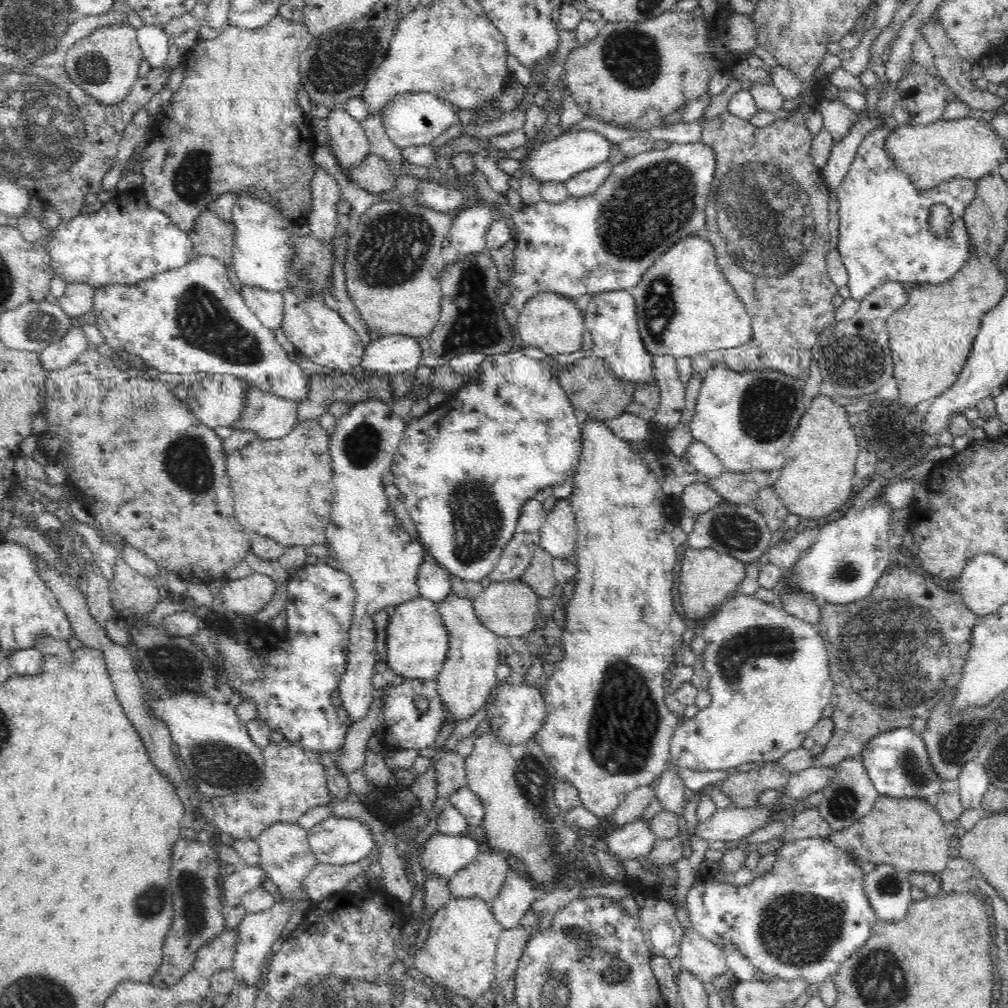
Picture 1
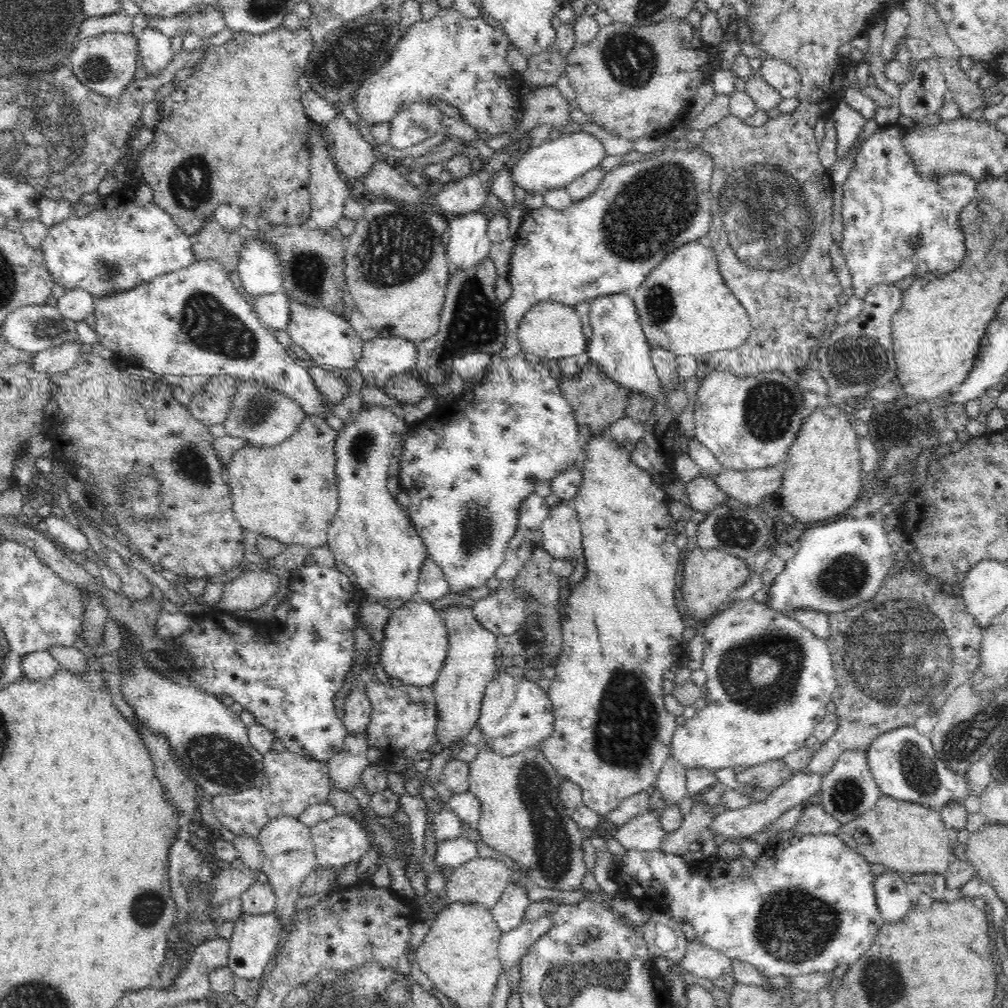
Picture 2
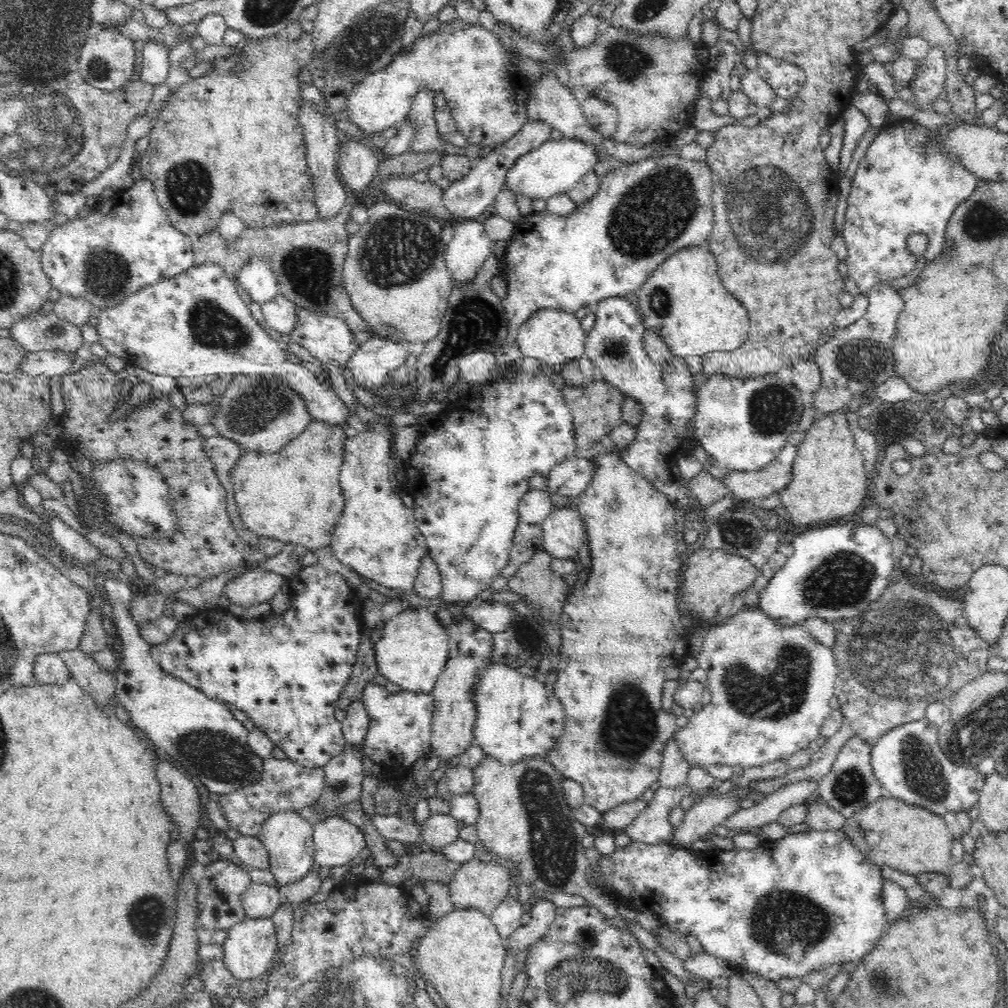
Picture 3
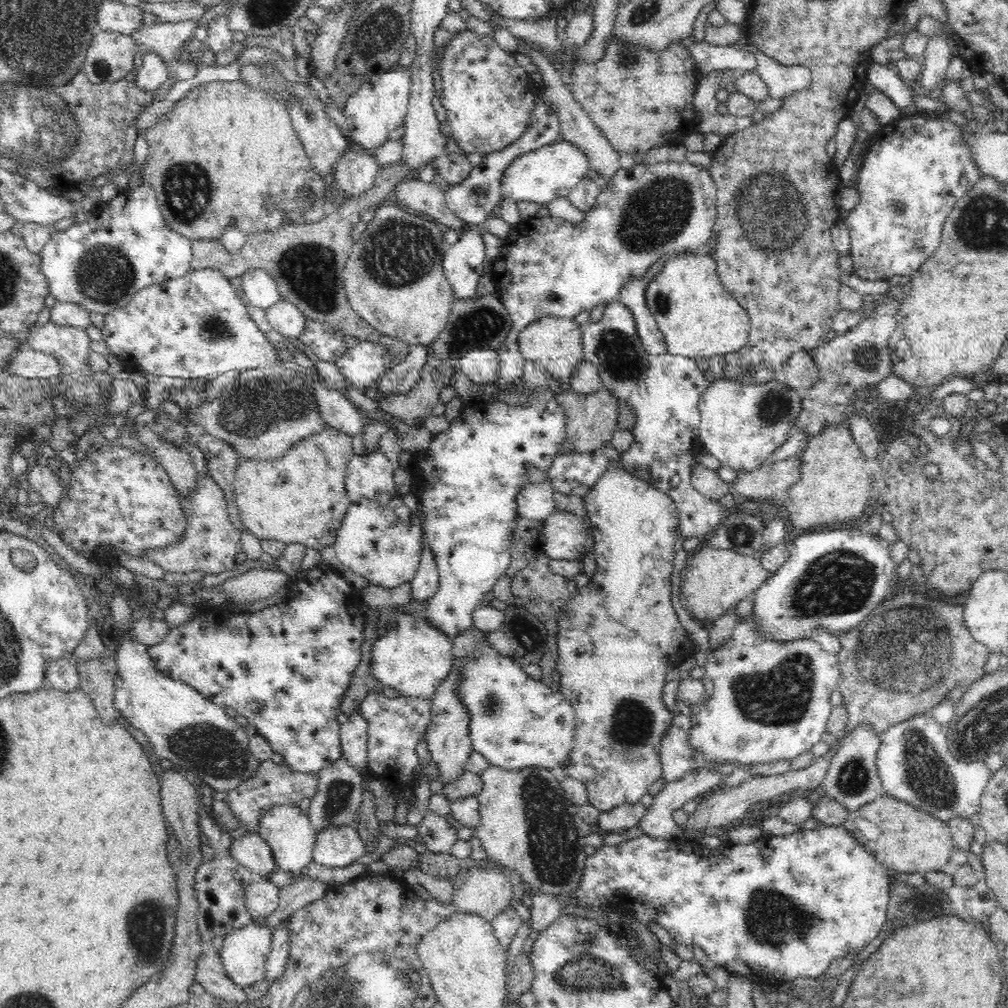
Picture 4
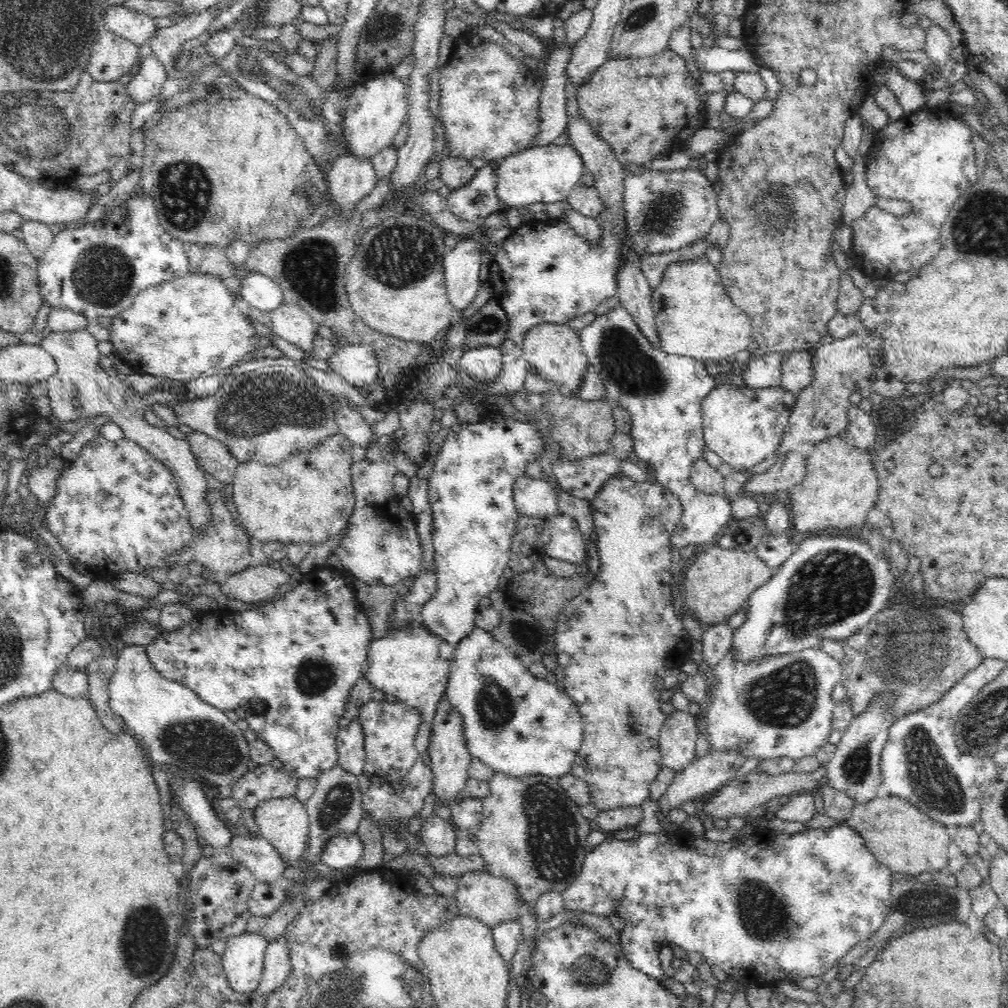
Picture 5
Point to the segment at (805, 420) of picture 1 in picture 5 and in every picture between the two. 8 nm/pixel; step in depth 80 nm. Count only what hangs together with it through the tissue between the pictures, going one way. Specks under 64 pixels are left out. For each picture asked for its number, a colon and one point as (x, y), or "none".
2: (823, 477)
3: (829, 481)
4: (834, 486)
5: (841, 486)

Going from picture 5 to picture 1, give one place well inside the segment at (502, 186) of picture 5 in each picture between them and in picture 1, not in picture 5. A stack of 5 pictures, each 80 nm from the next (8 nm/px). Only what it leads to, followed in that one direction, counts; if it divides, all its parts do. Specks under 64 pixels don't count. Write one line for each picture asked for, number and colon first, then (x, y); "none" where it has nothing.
1: (571, 152)
2: (555, 163)
3: (554, 167)
4: (551, 172)

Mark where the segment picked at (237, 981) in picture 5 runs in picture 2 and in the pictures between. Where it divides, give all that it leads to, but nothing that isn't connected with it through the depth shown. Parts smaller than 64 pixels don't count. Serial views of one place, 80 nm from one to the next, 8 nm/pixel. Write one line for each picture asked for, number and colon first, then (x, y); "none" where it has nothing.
2: (254, 942)
3: (251, 944)
4: (246, 951)

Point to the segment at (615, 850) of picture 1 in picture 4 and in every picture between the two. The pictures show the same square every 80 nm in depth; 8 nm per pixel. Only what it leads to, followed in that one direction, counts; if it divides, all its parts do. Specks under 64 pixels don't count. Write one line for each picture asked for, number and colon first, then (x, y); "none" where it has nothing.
2: (643, 832)
3: (652, 826)
4: (657, 822)

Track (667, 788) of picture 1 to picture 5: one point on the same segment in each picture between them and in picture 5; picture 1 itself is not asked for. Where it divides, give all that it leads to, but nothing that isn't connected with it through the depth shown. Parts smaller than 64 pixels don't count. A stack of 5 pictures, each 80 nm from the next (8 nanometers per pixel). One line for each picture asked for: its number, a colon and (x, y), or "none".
2: (672, 783)
3: (674, 768)
4: (676, 754)
5: (677, 743)

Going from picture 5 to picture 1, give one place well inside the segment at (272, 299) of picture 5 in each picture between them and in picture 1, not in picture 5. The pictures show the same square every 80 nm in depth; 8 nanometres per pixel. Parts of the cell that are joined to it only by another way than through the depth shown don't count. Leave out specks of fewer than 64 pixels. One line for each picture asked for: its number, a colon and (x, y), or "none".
1: (263, 251)
2: (259, 271)
3: (257, 281)
4: (260, 288)

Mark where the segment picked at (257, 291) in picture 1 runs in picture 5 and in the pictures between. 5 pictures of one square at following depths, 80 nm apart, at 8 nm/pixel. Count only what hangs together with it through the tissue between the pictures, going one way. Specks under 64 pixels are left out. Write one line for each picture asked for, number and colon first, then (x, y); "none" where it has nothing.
2: (273, 310)
3: (280, 314)
4: (284, 317)
5: (289, 321)

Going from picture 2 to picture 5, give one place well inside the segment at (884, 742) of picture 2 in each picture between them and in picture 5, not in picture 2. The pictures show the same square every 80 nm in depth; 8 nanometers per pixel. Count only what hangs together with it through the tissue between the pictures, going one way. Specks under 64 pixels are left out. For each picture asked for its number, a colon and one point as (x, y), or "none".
3: (908, 762)
4: (913, 761)
5: (920, 762)

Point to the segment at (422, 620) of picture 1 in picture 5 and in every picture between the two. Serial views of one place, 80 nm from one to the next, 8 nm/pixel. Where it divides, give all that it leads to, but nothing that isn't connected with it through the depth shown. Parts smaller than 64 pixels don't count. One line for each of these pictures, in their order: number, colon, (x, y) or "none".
2: (414, 649)
3: (414, 648)
4: (413, 657)
5: (411, 663)

